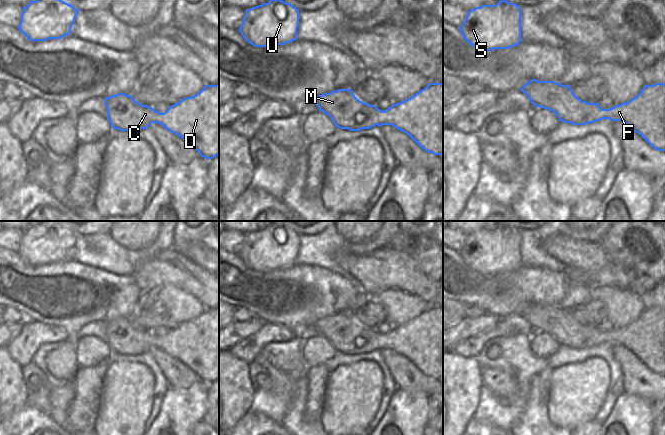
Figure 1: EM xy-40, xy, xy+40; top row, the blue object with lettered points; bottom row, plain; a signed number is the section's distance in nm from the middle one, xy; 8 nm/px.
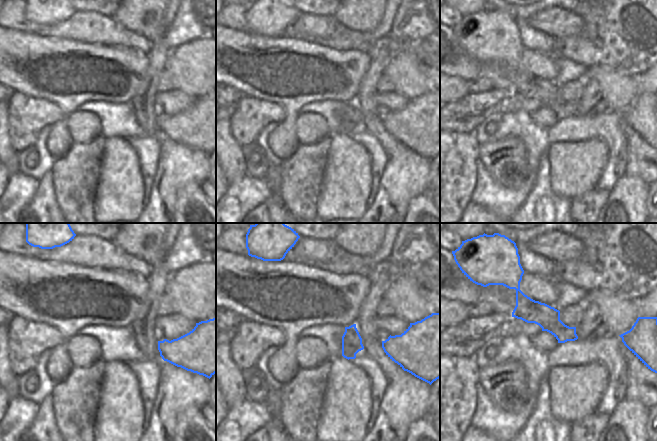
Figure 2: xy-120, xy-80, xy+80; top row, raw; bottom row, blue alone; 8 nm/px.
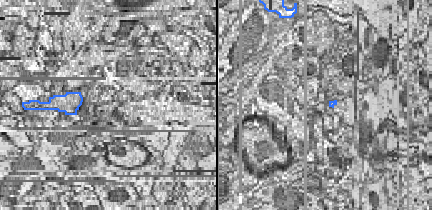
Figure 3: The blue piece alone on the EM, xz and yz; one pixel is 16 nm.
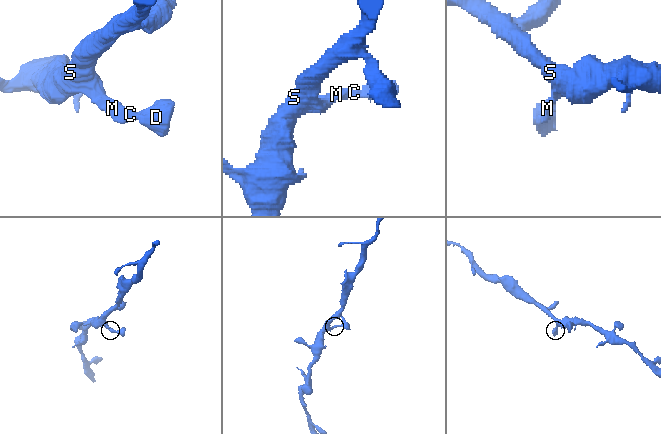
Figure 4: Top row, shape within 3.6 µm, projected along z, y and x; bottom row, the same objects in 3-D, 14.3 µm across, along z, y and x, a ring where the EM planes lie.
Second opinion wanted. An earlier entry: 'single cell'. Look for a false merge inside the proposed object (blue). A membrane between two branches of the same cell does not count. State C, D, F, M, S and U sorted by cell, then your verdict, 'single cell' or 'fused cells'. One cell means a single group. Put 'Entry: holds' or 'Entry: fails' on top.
Entry: holds
groups C D F M S U; single cell

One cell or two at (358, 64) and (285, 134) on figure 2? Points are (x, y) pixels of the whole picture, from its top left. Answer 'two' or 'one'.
one

